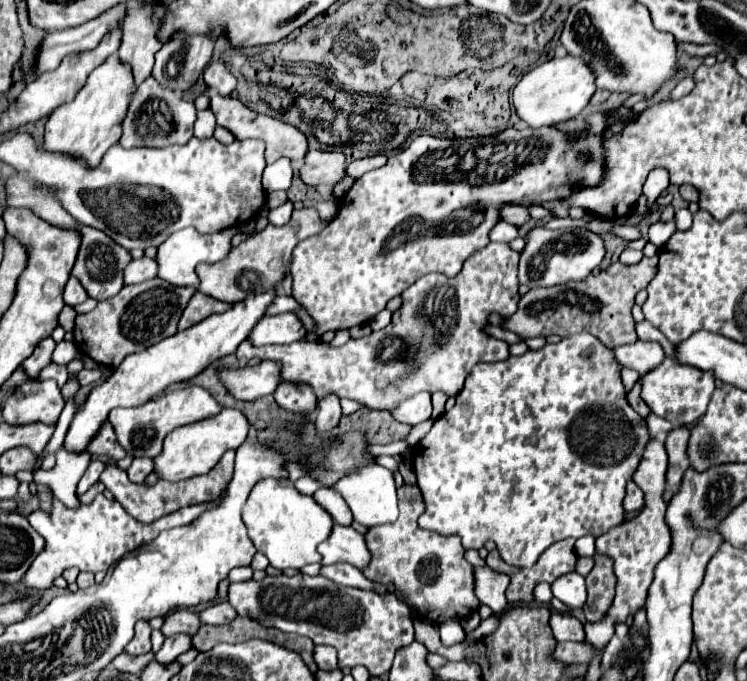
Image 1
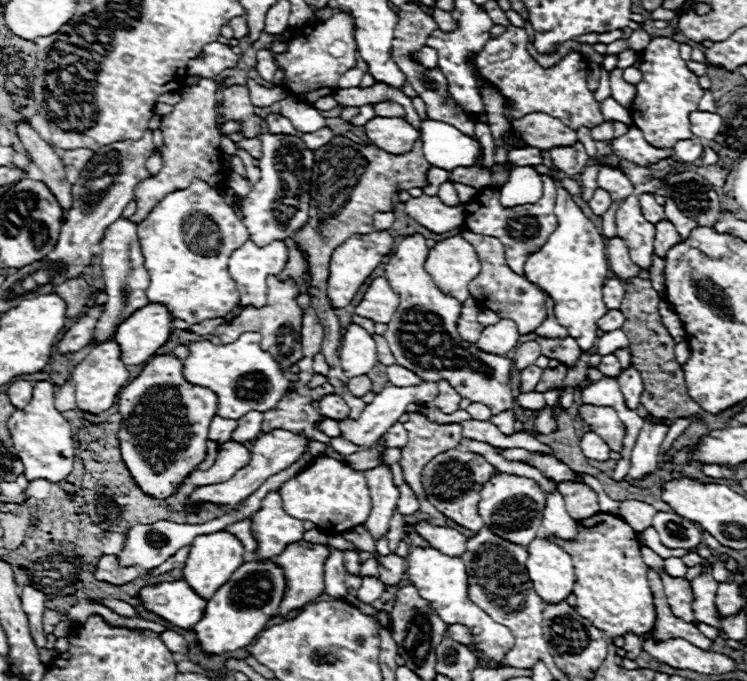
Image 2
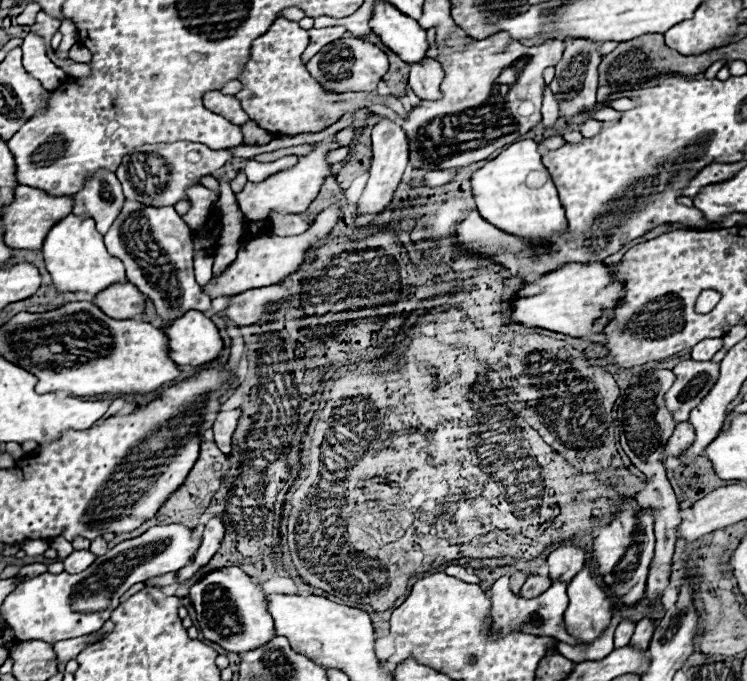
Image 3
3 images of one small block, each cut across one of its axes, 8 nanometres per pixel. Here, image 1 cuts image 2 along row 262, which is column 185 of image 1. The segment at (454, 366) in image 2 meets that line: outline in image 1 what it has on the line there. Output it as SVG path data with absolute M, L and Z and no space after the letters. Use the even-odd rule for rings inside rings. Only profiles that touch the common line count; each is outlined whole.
M176 386L176 388L164 390L160 396L148 400L142 406L114 408L108 416L108 422L114 428L118 444L128 454L132 454L134 458L140 458L140 456L156 458L162 452L162 442L164 442L166 434L170 434L174 428L192 424L192 422L198 422L204 418L212 418L220 412L222 412L222 404L216 402L216 398L208 390L204 390L200 386Z

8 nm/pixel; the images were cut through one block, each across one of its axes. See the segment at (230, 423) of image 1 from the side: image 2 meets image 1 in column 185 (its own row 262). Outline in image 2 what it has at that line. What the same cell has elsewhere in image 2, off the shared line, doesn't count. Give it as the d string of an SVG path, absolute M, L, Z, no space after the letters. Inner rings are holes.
M460 234L436 242L428 252L424 268L436 280L440 290L450 292L462 304L470 298L468 284L480 272L480 260L476 248Z

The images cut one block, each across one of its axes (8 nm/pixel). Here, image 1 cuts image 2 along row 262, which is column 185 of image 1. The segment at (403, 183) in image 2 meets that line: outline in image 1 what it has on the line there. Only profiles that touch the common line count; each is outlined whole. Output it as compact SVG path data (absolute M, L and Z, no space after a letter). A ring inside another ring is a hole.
M196 292L196 294L190 298L188 306L186 306L186 310L184 310L184 314L182 314L180 322L178 322L178 328L190 328L190 326L194 326L196 322L208 318L210 314L226 312L228 308L230 308L230 304L220 302L220 300L214 300L214 298L206 296L206 294Z

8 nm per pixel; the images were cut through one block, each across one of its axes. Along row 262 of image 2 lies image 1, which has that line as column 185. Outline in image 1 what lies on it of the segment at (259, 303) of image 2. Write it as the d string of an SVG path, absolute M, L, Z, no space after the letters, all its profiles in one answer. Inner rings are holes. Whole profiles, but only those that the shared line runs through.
M184 228L180 232L174 232L172 236L168 236L168 240L164 240L164 244L160 244L156 248L156 262L158 262L158 278L168 280L170 284L176 286L198 286L198 276L194 272L196 264L206 262L206 264L214 264L218 260L222 260L226 256L226 252L232 248L230 240L234 234L238 234L238 228L228 228L224 232L216 232L216 234L200 234L196 232L196 228Z

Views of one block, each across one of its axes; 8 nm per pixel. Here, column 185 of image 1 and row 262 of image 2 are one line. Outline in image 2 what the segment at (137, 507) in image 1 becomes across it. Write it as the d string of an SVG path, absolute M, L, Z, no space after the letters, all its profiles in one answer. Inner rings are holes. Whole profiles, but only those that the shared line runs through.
M468 230L464 232L464 238L476 246L476 252L478 252L478 256L480 256L480 266L482 266L480 274L470 282L470 294L472 294L478 302L488 304L488 306L483 307L487 307L492 310L492 312L496 312L500 318L502 318L502 316L508 316L510 320L516 320L516 326L520 328L520 334L530 334L530 332L534 332L534 330L546 320L544 294L542 294L534 284L530 284L528 280L524 280L522 276L518 276L516 272L512 272L512 270L508 268L506 256L504 256L504 246L502 246L502 242L500 242L498 238L474 234L474 232L468 232Z

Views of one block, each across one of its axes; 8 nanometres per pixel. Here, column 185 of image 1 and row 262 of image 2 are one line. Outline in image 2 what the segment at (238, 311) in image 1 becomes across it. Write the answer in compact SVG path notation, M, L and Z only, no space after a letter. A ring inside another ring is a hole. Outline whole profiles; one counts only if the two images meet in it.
M376 230L370 234L354 234L348 240L344 240L332 254L330 260L330 280L328 280L328 298L334 308L344 308L352 302L358 288L366 282L366 278L378 268L384 256L392 252L394 238L386 230Z

